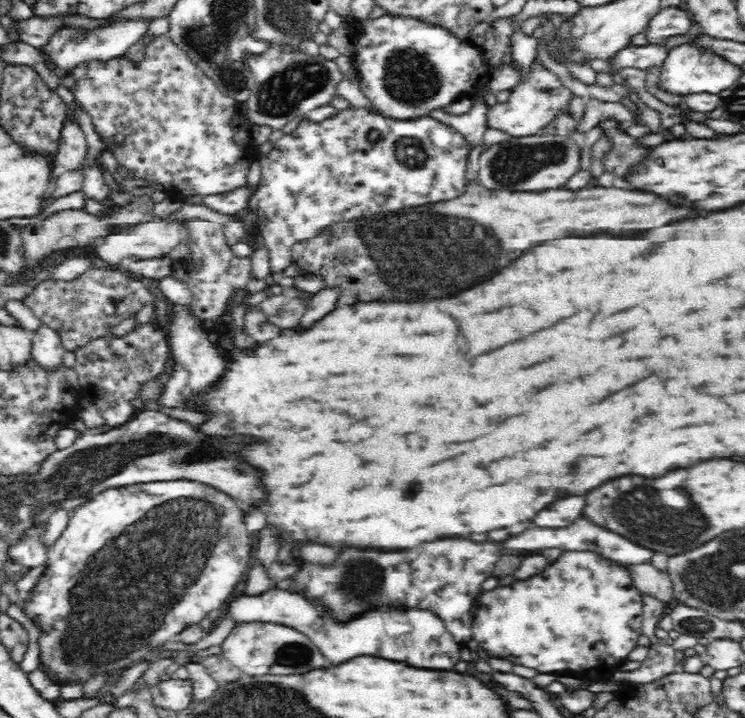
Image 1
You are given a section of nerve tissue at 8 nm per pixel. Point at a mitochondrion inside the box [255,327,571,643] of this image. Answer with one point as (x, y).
(354, 587)

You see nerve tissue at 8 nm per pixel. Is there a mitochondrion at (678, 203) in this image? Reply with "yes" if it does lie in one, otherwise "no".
no

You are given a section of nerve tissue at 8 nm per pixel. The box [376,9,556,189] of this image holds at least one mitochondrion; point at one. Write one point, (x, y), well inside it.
(409, 76)

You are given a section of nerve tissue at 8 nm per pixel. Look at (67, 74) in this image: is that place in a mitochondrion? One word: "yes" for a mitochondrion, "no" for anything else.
no

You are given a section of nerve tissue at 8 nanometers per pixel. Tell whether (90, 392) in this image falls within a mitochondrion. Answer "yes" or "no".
no

